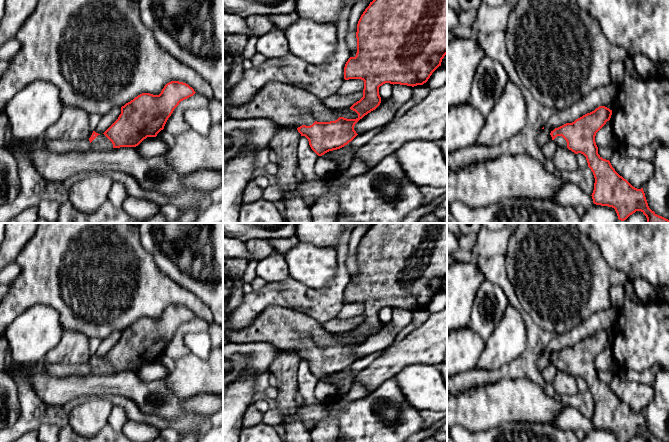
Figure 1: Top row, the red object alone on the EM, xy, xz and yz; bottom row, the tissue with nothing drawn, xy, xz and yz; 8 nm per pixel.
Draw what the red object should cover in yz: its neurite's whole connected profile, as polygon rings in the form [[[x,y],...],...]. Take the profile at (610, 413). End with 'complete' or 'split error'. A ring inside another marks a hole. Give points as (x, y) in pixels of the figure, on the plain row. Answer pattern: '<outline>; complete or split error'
[[[599,330],[574,346],[555,352],[550,359],[559,371],[586,381],[595,402],[591,419],[594,428],[614,432],[618,442],[628,442],[636,435],[641,435],[646,442],[664,442],[649,432],[643,412],[633,411],[615,395],[609,384],[598,378],[595,360],[611,339],[612,334]]]; split error

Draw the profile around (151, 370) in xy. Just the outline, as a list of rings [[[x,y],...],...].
[[[147,361],[136,370],[136,374],[142,381],[150,382],[164,378],[167,371],[164,365],[158,361]]]

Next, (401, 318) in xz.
[[[394,308],[391,321],[355,348],[356,357],[362,358],[387,348],[393,343],[396,335],[411,323],[412,313],[412,310]]]

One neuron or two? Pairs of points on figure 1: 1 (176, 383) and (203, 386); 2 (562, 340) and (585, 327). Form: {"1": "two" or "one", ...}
{"1": "one", "2": "one"}

